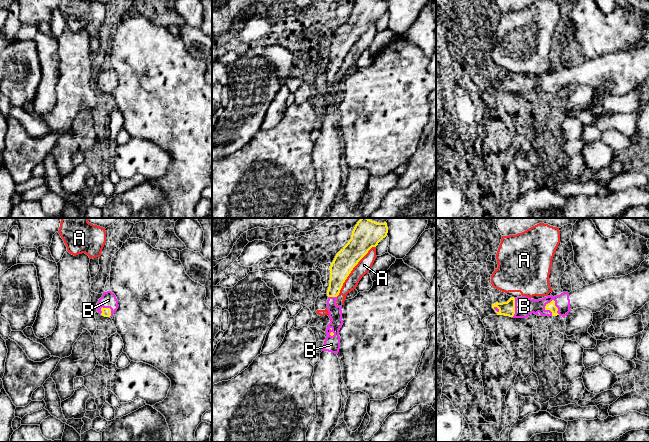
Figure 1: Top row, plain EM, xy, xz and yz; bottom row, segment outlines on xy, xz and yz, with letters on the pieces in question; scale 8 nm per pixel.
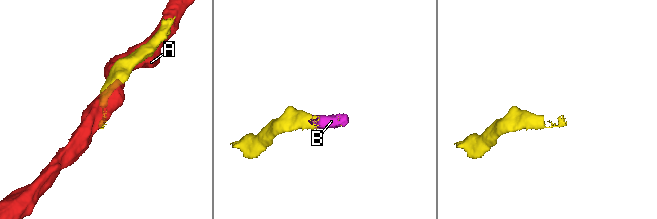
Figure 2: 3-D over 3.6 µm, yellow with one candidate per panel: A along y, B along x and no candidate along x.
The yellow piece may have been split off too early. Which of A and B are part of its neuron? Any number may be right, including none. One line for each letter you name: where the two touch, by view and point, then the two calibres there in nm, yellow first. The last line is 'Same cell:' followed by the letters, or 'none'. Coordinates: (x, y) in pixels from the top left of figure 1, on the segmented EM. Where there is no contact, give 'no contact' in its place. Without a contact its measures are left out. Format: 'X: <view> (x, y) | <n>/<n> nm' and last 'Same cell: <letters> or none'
B: yz (554, 303) | 70/160 nm
Same cell: B

